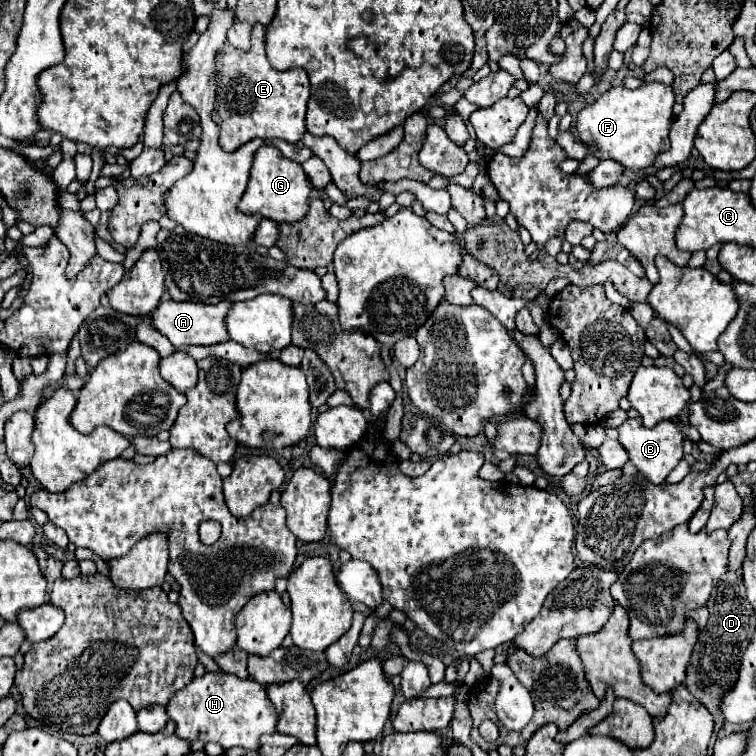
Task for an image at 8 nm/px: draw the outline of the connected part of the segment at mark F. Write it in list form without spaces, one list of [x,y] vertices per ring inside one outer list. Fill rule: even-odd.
[[[652,82],[642,84],[636,90],[628,90],[622,86],[610,88],[596,102],[578,112],[578,138],[598,160],[610,158],[614,162],[620,162],[620,166],[624,166],[626,170],[648,168],[654,164],[658,152],[670,148],[668,130],[672,126],[672,106],[672,86]]]

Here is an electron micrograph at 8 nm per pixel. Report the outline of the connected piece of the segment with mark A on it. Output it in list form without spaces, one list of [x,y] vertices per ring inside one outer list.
[[[162,300],[160,306],[150,314],[150,318],[152,318],[152,326],[156,326],[156,330],[160,330],[160,334],[164,334],[174,346],[192,346],[192,344],[212,346],[212,344],[228,340],[224,318],[230,306],[232,302],[220,302],[216,306],[212,304],[208,306],[208,304],[198,304],[198,302]]]

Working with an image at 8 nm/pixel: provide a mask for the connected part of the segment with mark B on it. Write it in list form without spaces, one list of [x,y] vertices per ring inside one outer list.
[[[628,418],[624,424],[618,426],[618,442],[624,446],[624,450],[628,450],[628,458],[638,468],[638,472],[644,474],[654,484],[662,484],[666,476],[682,460],[684,436],[680,434],[678,426],[672,420],[664,420],[654,428],[644,428],[640,418]]]

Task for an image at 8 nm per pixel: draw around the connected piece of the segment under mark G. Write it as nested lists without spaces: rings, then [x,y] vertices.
[[[262,146],[254,154],[254,166],[250,170],[248,188],[238,204],[238,208],[246,214],[262,214],[274,222],[300,222],[308,214],[312,186],[302,170],[302,166],[294,160],[284,158],[276,146]]]

